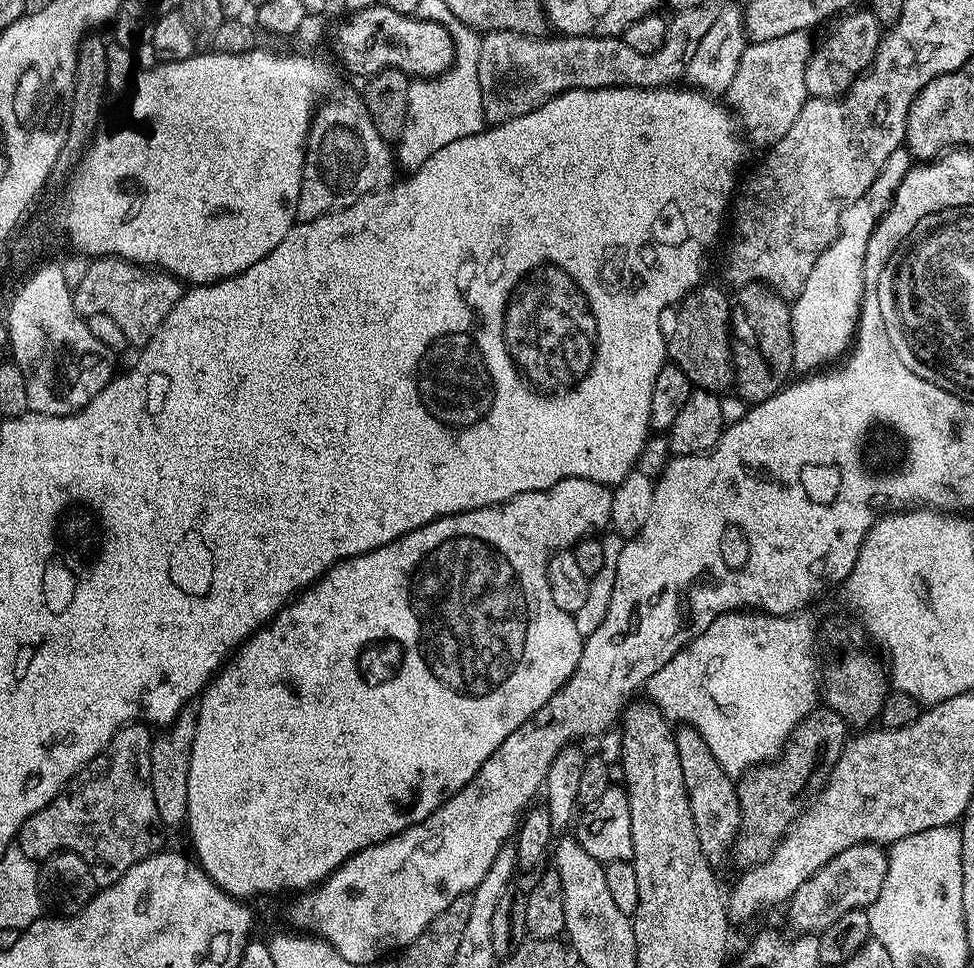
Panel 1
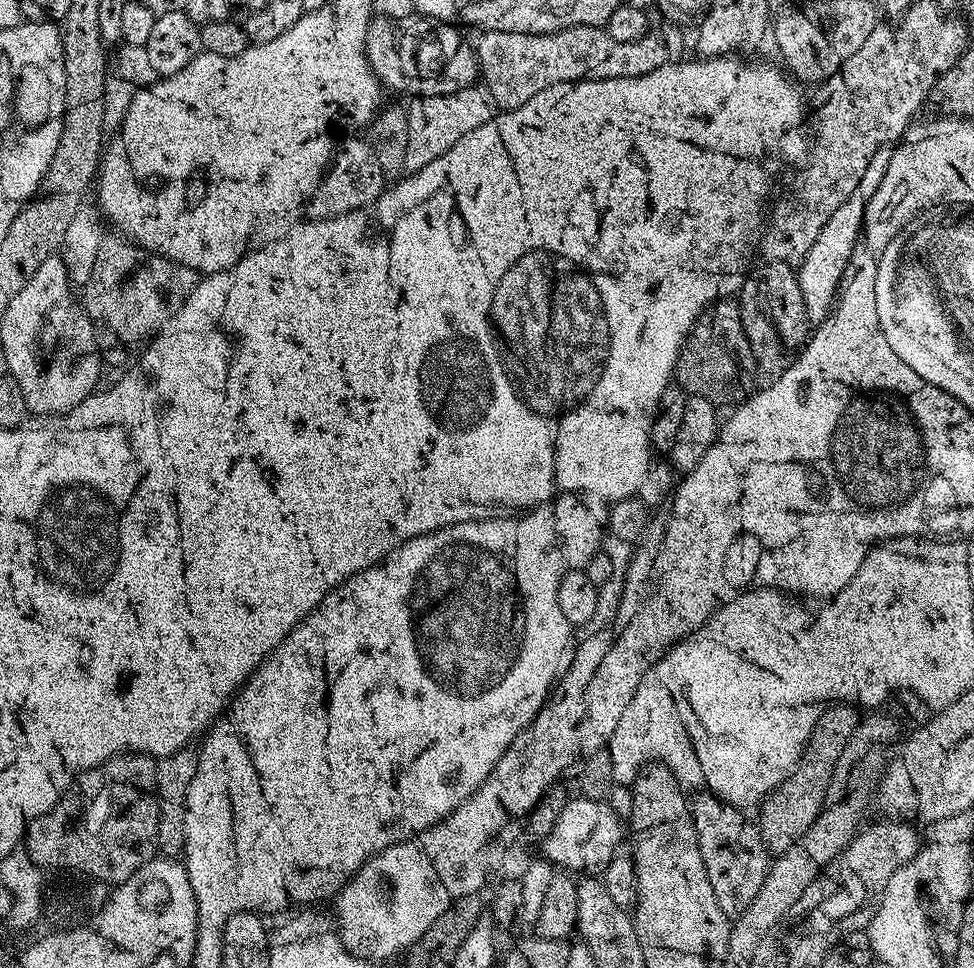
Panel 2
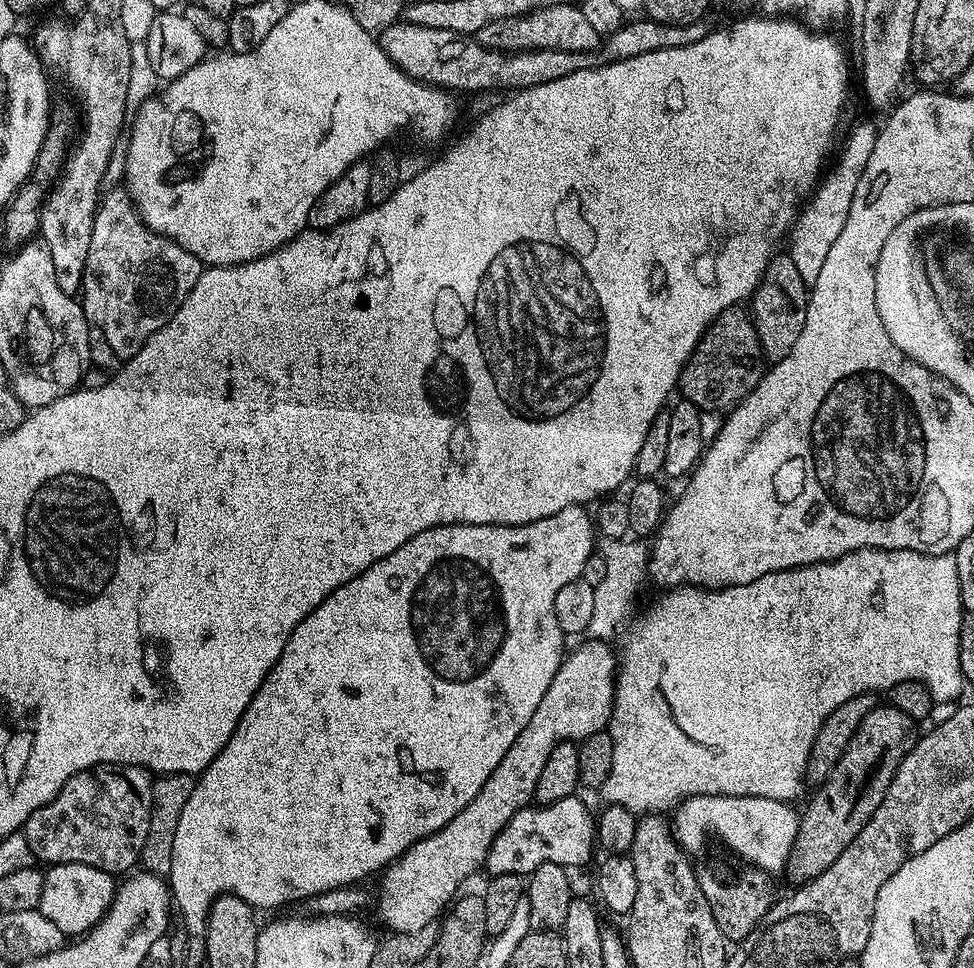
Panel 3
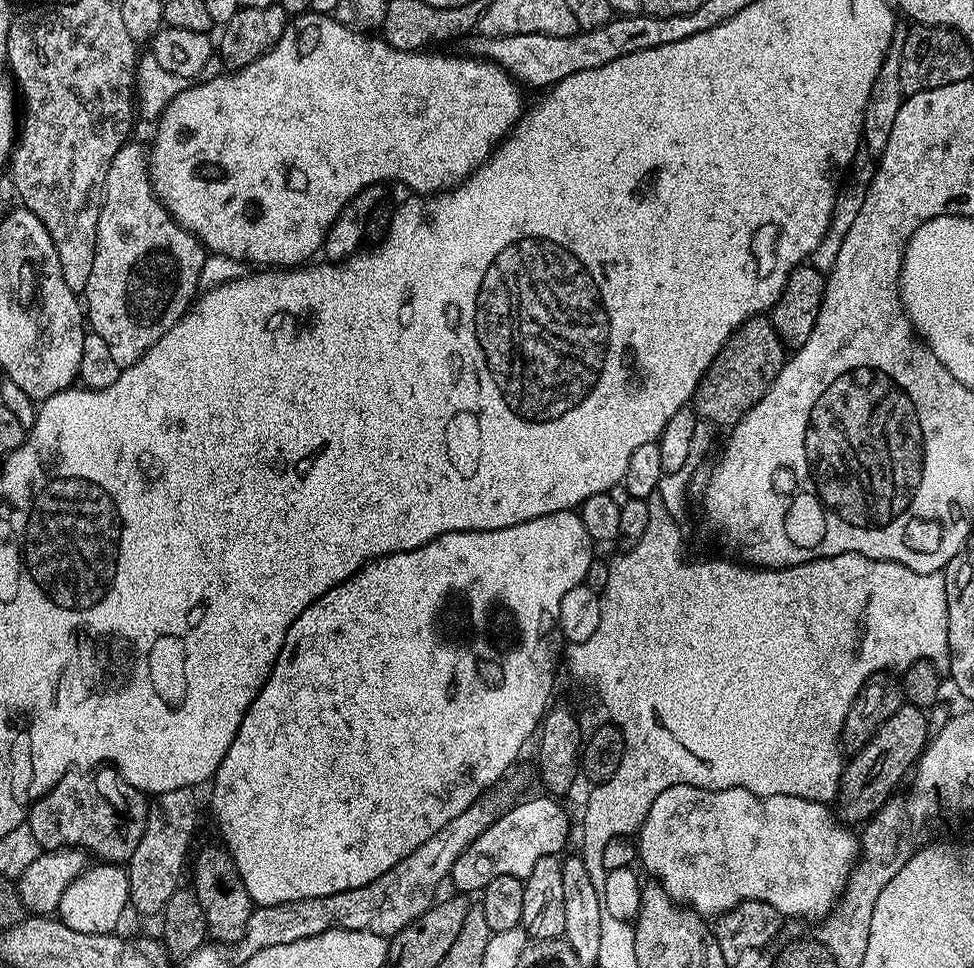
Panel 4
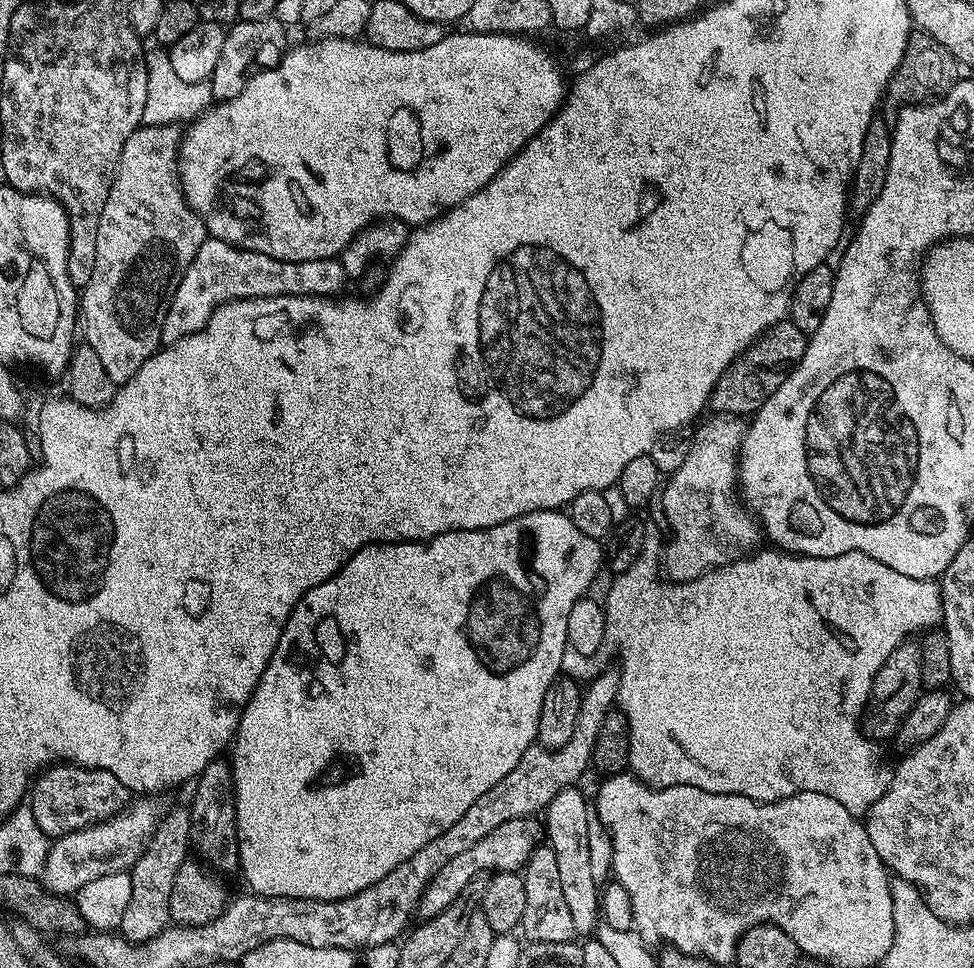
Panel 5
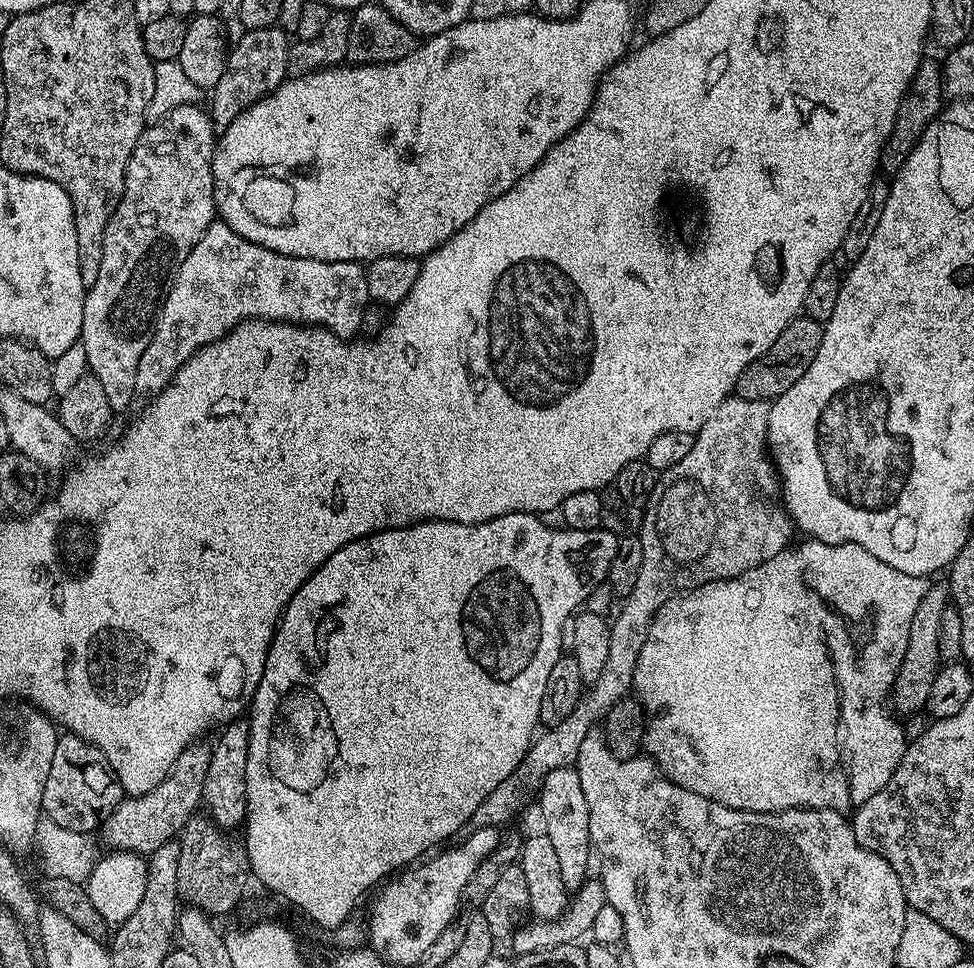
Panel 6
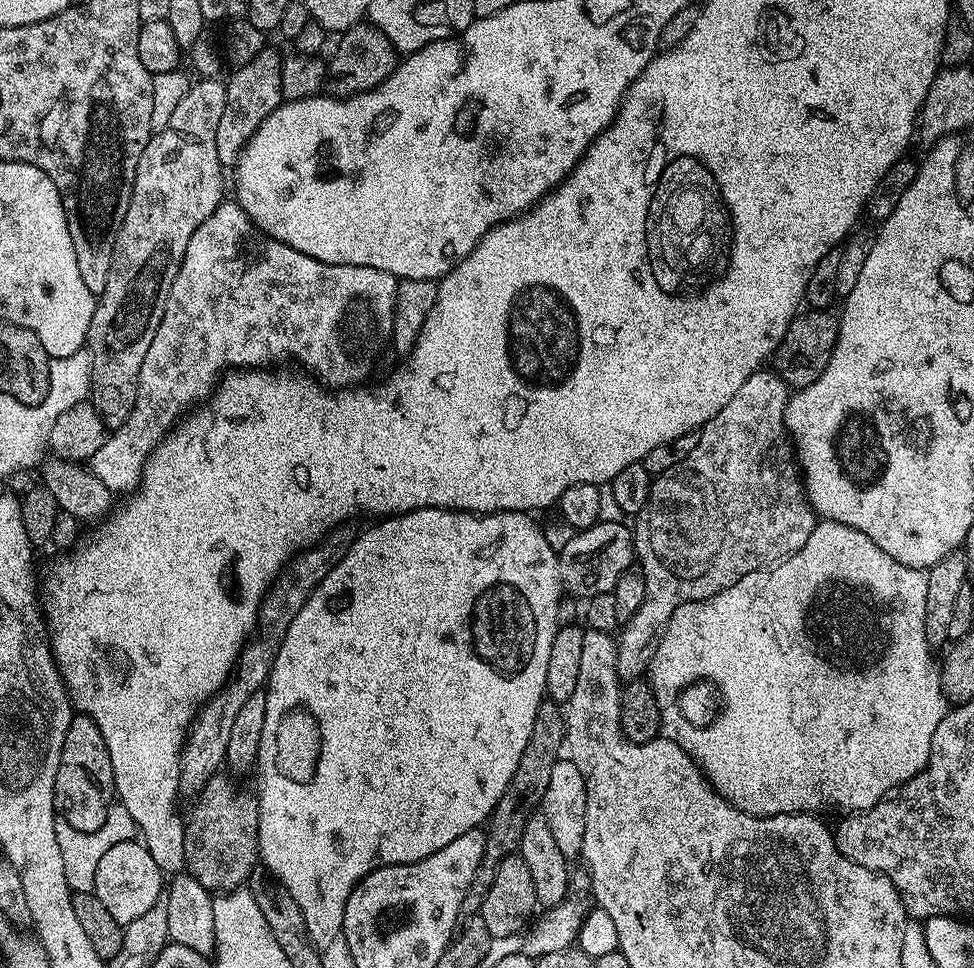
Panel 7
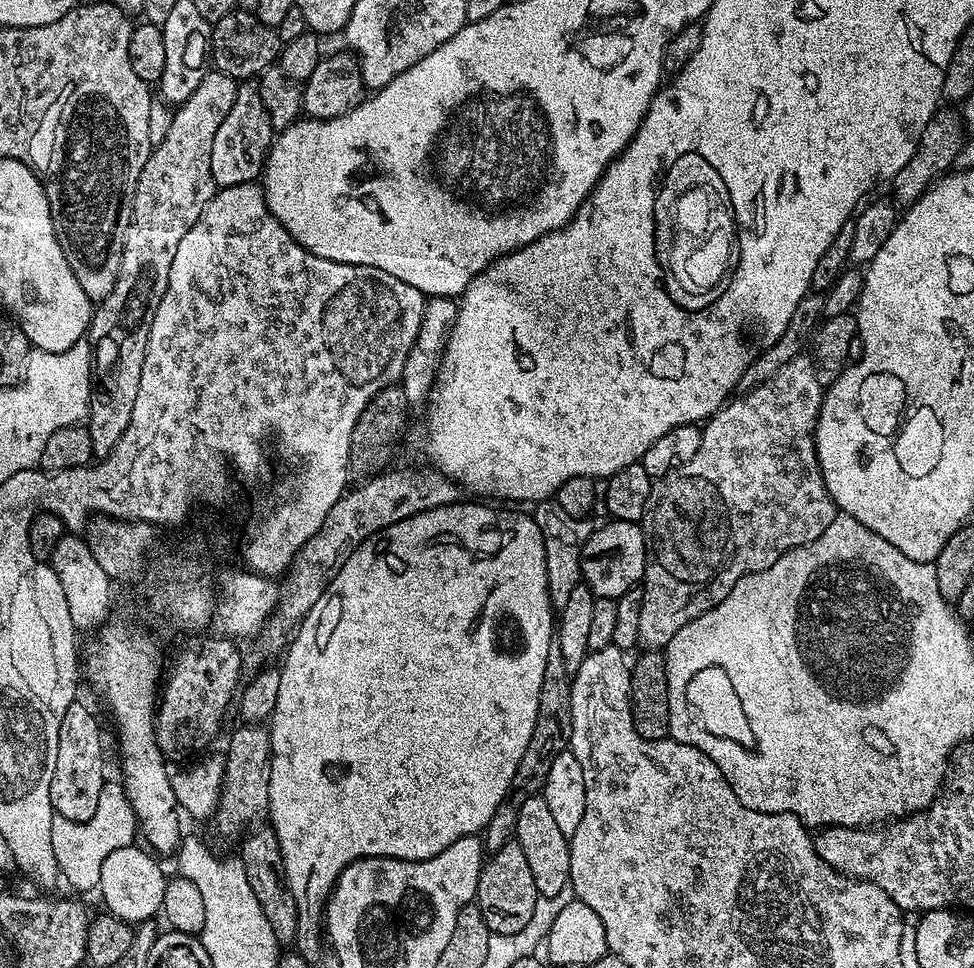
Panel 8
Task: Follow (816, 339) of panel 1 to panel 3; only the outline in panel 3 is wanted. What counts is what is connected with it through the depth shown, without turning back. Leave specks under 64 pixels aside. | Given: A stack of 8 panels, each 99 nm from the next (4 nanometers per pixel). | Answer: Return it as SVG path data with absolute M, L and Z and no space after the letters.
M863 155L842 157L832 173L829 176L827 173L819 187L813 191L806 207L797 217L795 227L791 229L790 254L794 258L794 266L798 266L798 274L802 274L802 278L809 286L818 278L822 265L826 262L826 254L830 254L830 246L834 246L838 234L842 234L842 226L846 226L846 214L850 210L850 202L854 198L854 190L858 186L860 175L864 172L864 162Z

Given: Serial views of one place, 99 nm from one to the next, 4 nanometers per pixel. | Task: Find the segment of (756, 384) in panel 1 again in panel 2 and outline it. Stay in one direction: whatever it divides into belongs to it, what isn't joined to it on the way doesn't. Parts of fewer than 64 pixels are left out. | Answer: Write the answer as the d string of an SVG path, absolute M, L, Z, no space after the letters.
M765 259L763 263L757 263L744 277L738 303L742 326L746 330L746 338L750 338L759 367L769 368L772 374L776 374L804 347L810 335L810 321L806 302L802 302L797 269L784 260Z

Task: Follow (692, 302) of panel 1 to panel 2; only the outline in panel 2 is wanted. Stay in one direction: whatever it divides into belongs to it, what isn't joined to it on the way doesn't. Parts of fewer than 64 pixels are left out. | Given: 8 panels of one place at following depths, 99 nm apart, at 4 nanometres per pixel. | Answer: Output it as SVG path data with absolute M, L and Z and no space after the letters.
M725 298L709 304L694 322L676 359L674 380L688 396L706 398L717 406L735 406L748 399L758 373L758 361L742 326L740 305Z

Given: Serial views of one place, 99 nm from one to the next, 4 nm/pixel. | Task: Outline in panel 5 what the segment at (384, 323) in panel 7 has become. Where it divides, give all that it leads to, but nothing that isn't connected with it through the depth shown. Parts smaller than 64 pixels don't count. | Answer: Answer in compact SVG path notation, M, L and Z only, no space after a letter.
M207 239L202 242L194 262L186 270L178 290L170 302L166 322L162 326L161 341L165 345L186 338L206 322L223 304L231 300L266 298L267 296L330 296L335 297L346 285L346 277L339 259L315 260L314 262L282 262L270 258L270 254L258 254L230 246L230 242Z

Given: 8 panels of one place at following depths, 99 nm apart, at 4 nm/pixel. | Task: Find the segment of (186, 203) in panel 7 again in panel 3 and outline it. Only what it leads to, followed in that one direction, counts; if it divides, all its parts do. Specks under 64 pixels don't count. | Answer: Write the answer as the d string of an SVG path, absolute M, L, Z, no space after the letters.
M109 187L101 195L94 214L94 230L90 230L90 254L86 254L86 270L82 285L82 307L89 325L102 334L106 334L106 342L114 349L114 354L121 361L130 359L153 334L186 302L186 294L194 290L194 282L198 282L202 265L190 250L182 250L178 242L150 230L144 219L136 213L136 205L128 197L123 187Z

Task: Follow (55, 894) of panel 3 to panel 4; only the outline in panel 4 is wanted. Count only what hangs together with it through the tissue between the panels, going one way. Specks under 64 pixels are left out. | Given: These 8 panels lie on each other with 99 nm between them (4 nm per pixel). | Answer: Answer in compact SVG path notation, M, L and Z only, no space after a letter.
M96 862L84 869L84 872L66 886L66 894L58 909L58 919L70 930L78 930L78 934L102 934L103 936L115 933L124 916L129 911L127 867L107 862Z

